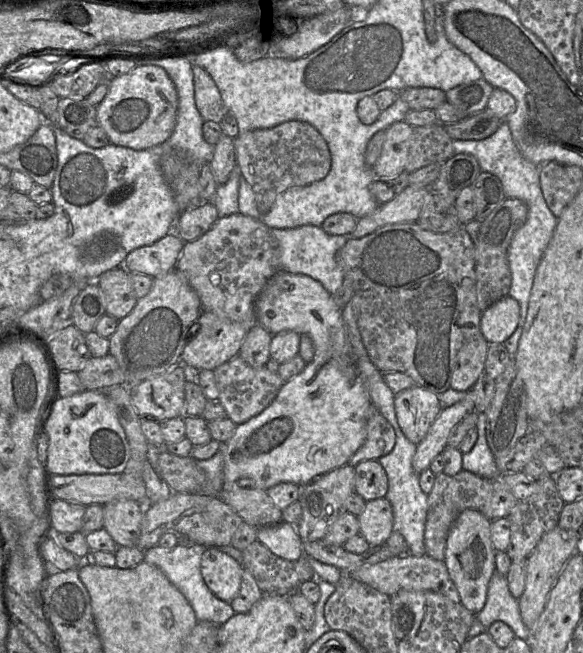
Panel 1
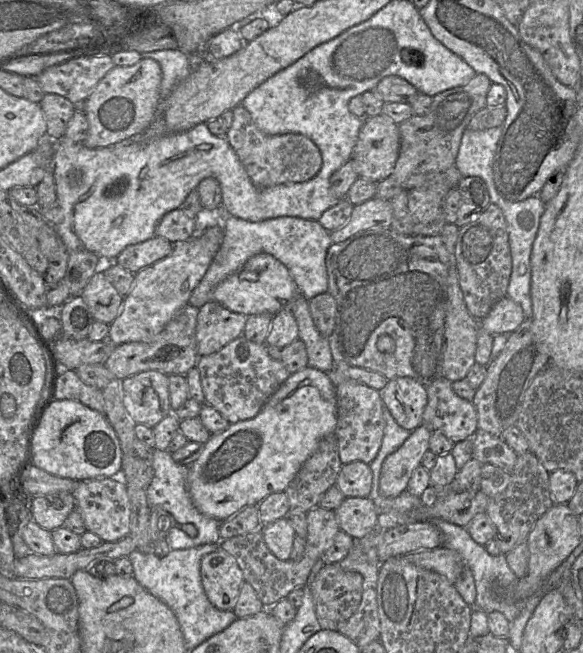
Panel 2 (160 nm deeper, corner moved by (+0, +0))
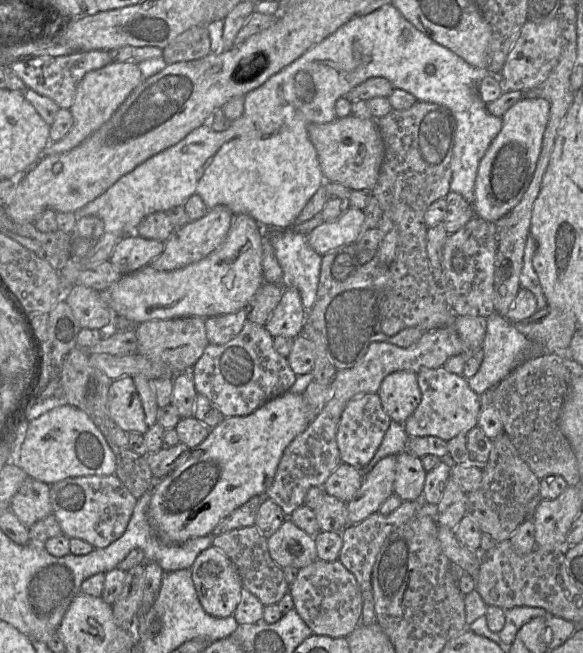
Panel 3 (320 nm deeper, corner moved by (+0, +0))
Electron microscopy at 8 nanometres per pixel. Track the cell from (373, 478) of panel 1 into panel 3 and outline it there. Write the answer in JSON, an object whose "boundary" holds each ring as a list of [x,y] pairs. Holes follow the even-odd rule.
{"boundary":[[[341,462],[322,487],[327,494],[347,503],[356,496],[361,487],[362,478],[360,470]]]}

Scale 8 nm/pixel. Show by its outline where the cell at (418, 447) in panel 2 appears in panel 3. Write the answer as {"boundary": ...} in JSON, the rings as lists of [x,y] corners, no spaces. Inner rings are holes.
{"boundary":[[[397,455],[386,456],[367,475],[363,475],[356,496],[346,503],[348,526],[358,524],[377,513],[384,501],[394,494],[396,462]]]}

